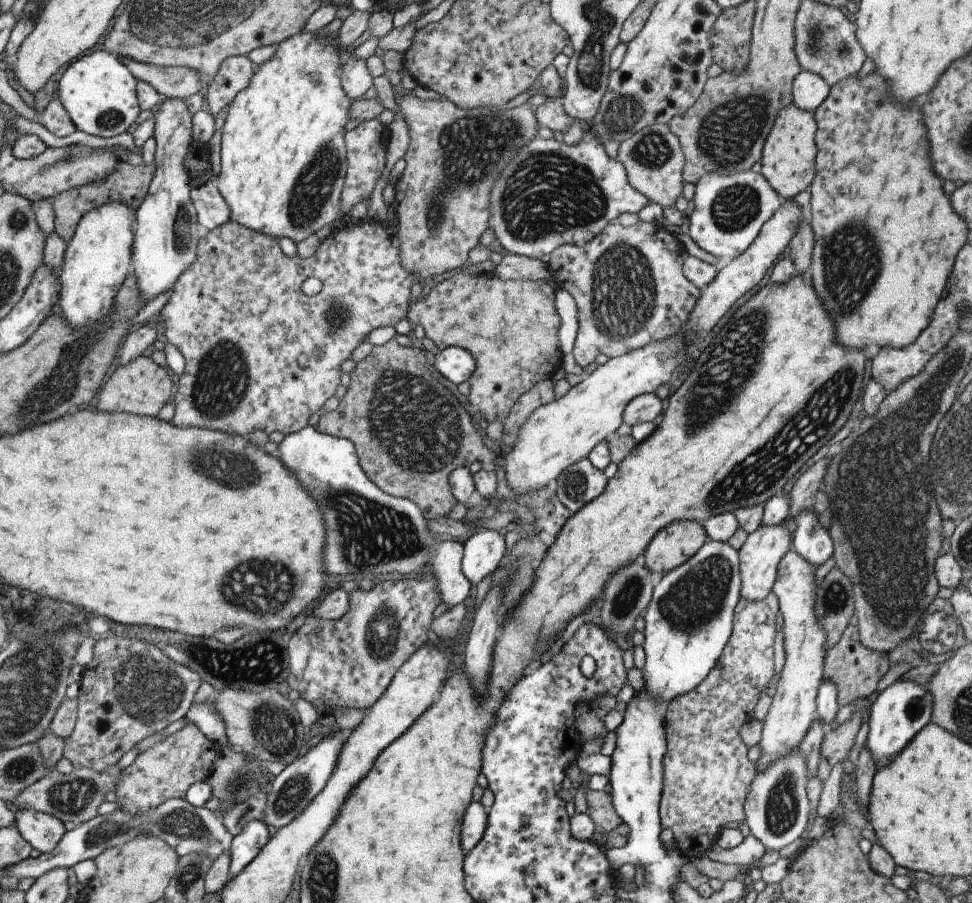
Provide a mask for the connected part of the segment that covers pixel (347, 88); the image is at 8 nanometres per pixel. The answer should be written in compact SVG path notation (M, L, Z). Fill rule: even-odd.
M350 57L343 63L341 83L344 92L354 101L361 102L362 95L373 85L373 77L366 67L366 59Z

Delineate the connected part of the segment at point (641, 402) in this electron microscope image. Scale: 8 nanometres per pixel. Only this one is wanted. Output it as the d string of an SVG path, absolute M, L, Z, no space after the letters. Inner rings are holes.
M639 394L625 404L622 420L629 429L637 424L655 422L659 419L662 408L662 399L656 394Z

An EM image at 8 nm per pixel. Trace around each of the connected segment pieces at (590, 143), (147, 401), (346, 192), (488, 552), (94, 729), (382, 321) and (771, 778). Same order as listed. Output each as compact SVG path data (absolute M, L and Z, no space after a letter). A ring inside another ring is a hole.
M585 128L582 142L577 146L569 146L554 138L546 140L536 136L516 153L501 172L491 192L489 228L495 230L499 251L540 259L563 244L582 246L588 244L623 212L638 214L644 206L650 204L649 198L629 183L624 165L608 157L602 143L603 140Z
M149 353L137 356L134 361L120 365L99 391L96 408L102 412L132 413L155 416L172 398L172 378L168 368L158 365Z
M379 118L364 120L353 130L346 132L345 143L347 148L347 175L345 178L345 187L342 191L343 211L346 215L350 213L353 205L358 204L360 200L369 198L374 190L376 180L378 180L386 166L386 150L388 142L387 126L380 122Z
M482 529L466 538L462 572L472 583L477 584L494 571L506 554L505 531Z
M122 637L98 641L93 648L93 659L83 674L84 684L79 690L77 721L72 734L65 738L63 756L70 760L74 768L90 767L97 771L110 770L144 738L154 736L172 722L185 718L202 682L200 675L188 664L178 664L155 645Z
M366 217L358 226L352 221L342 221L341 227L332 228L328 237L321 241L318 250L309 257L288 256L281 246L270 235L239 225L236 221L223 224L215 229L204 230L197 246L197 253L188 268L181 272L181 277L173 286L174 293L169 302L162 308L162 338L181 350L185 358L185 367L179 376L178 388L174 394L174 418L172 424L176 426L202 426L214 430L222 430L228 434L248 436L254 429L262 429L266 434L282 432L289 435L298 432L308 424L308 418L315 412L323 410L324 402L334 396L341 384L341 364L350 359L350 354L356 346L369 338L374 329L380 327L395 327L407 316L412 304L410 286L414 282L421 282L418 273L407 271L401 261L401 240L396 227L376 222ZM306 278L318 278L322 282L322 289L315 296L302 293L302 282Z
M799 746L773 760L763 771L758 771L753 776L743 806L745 823L748 824L751 835L766 848L780 850L804 832L810 814L806 793L808 779L809 768Z

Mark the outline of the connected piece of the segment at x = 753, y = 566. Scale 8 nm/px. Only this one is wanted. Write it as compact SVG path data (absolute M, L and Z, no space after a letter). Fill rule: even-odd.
M786 521L775 525L760 525L749 533L745 545L739 550L741 598L759 601L773 590L781 558L792 548L792 539L792 526Z

